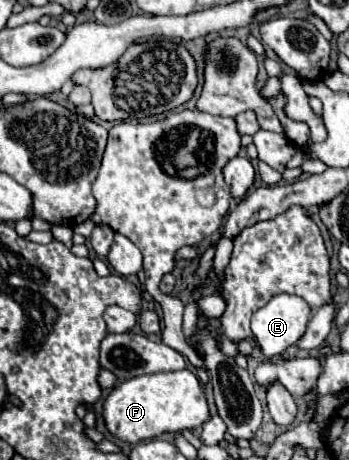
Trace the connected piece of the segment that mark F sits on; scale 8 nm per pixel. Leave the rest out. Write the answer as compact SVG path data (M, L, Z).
M191 370L153 372L117 384L103 404L107 430L123 442L141 442L163 432L181 432L203 426L211 414L205 390Z

